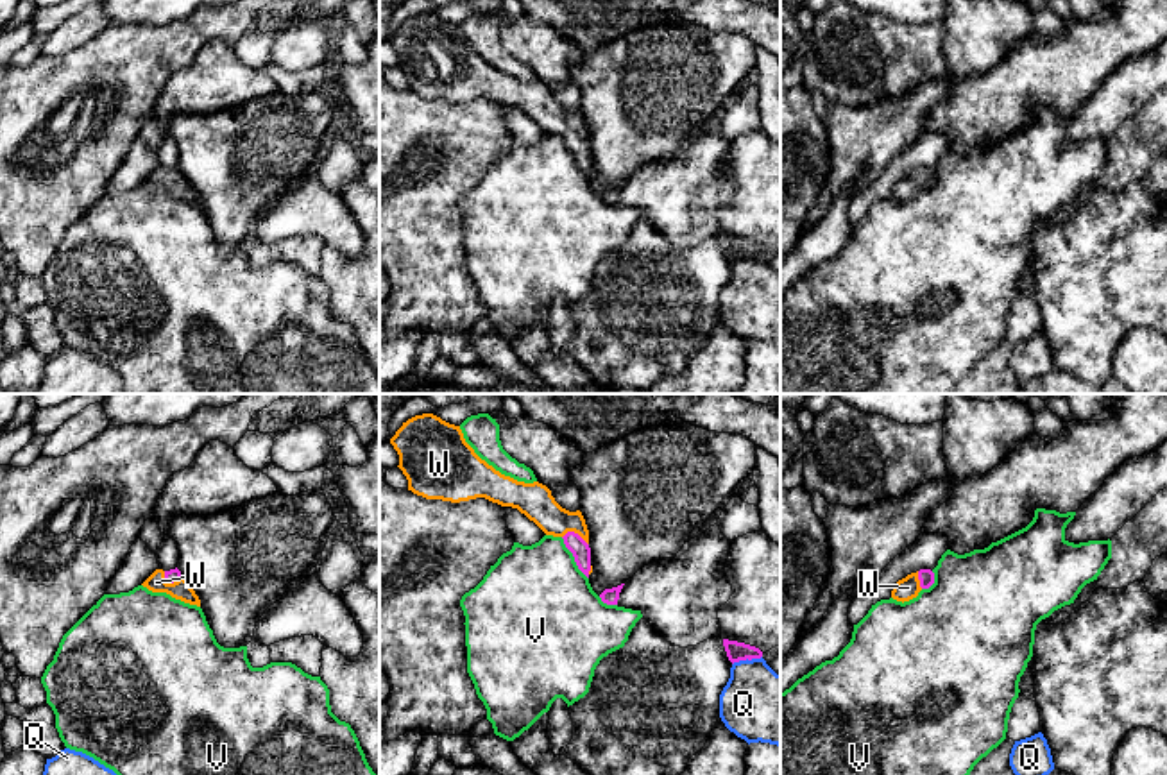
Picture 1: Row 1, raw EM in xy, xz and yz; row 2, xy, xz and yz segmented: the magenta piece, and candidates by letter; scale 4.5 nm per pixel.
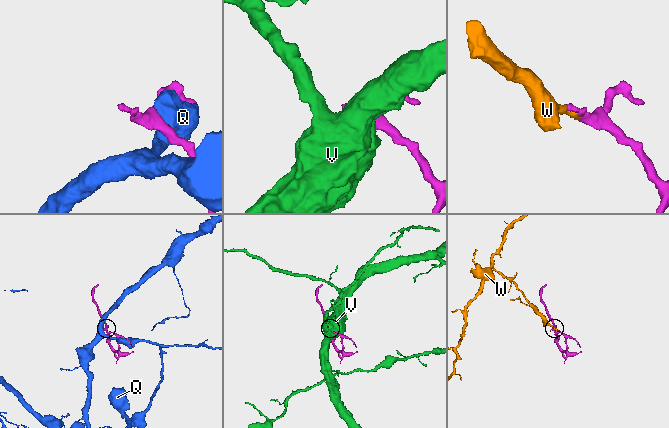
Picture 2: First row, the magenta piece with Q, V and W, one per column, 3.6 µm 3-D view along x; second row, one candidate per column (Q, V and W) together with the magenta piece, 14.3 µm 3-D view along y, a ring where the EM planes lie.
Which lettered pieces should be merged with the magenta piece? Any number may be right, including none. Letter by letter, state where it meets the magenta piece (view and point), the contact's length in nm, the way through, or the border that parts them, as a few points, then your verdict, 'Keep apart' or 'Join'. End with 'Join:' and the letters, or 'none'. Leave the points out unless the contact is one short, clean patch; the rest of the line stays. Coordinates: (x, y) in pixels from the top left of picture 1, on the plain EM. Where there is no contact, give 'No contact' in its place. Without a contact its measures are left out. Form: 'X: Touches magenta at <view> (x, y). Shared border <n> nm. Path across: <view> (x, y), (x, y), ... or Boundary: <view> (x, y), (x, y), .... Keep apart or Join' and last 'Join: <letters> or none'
Q: Touches magenta at xz (747, 256). Shared border 140 nm. Keep apart
V: Touches magenta at xz (575, 158). Shared border 220 nm. Keep apart
W: Touches magenta at xy (170, 181). Shared border 90 nm. Join
Join: W

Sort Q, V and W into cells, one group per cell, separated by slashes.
Q / V / W

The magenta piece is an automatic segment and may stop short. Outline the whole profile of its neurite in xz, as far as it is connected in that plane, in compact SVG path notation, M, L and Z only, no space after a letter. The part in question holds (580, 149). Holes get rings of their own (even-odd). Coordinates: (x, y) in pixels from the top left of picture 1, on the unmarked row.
M433 13L415 14L403 21L390 43L413 93L451 102L485 97L517 107L546 134L562 136L587 177L592 172L589 129L582 111L562 107L539 81L524 82L496 70L465 41L460 25Z

